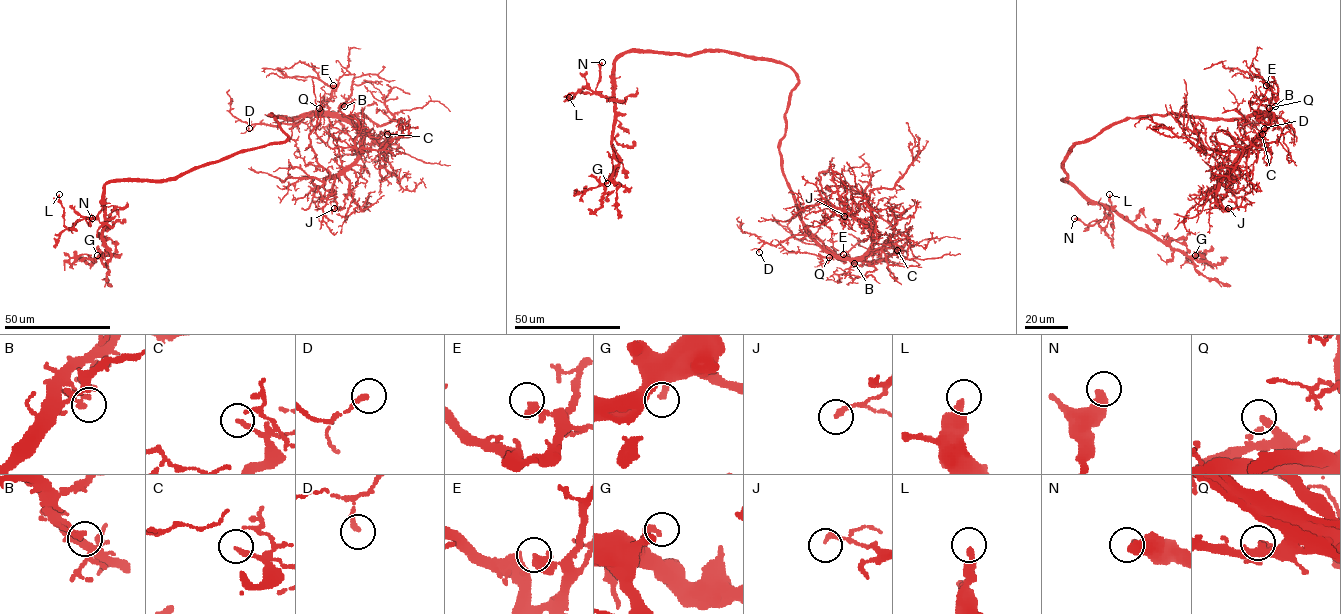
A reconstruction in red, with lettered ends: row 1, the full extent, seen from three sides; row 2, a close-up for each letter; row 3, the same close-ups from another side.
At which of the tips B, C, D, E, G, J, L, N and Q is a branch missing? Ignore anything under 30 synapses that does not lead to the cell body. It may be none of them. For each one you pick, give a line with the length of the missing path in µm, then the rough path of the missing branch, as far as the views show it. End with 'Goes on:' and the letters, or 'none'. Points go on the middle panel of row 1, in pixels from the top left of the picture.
Q: about 70 µm are missing; missing branch runs (829, 257), (817, 254), (810, 261), (809, 280), (801, 290), (814, 296), (796, 309), (791, 320), (795, 329)
Goes on: Q

